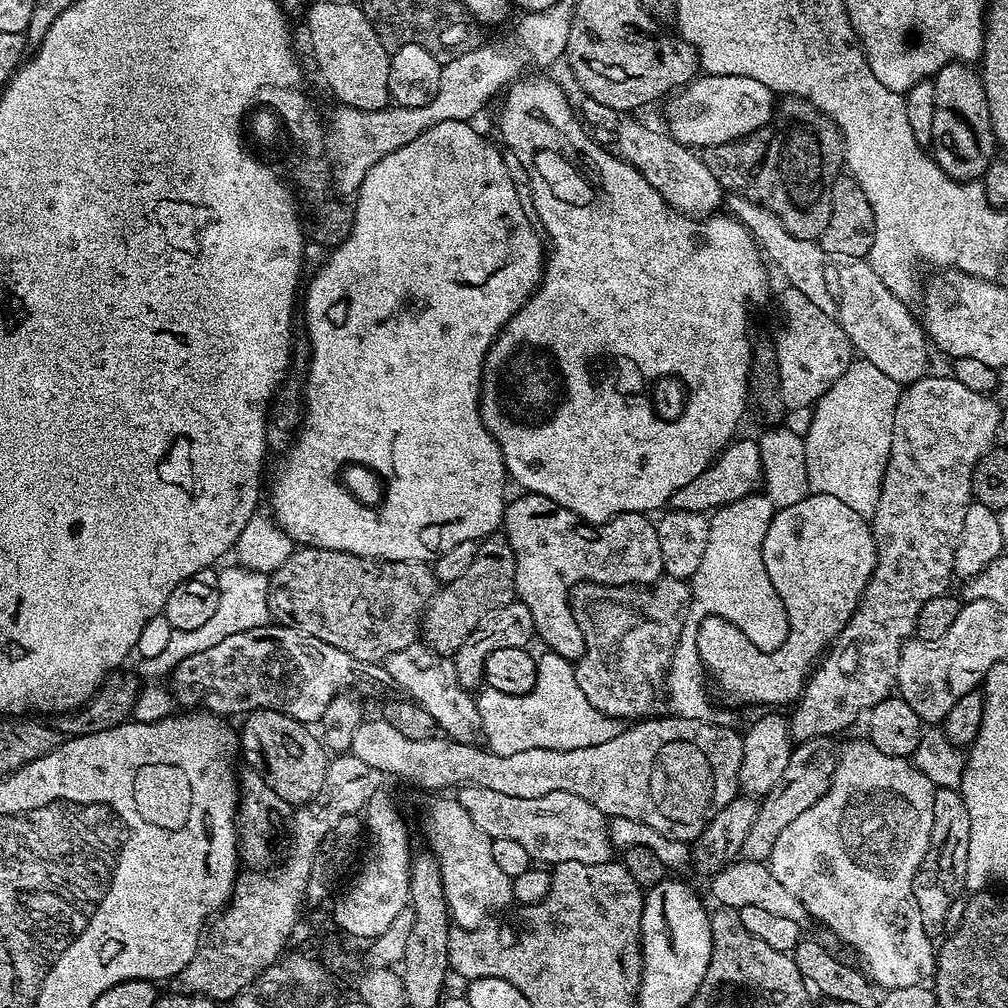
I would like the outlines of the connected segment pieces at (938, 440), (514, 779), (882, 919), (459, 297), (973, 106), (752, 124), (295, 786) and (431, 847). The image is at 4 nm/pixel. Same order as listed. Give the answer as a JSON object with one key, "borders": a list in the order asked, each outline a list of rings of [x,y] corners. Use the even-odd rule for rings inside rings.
{"borders":[[[[945,374],[945,376],[924,375],[920,380],[907,385],[901,391],[897,408],[893,412],[891,426],[892,441],[890,442],[889,458],[886,462],[884,476],[881,478],[881,490],[878,494],[877,508],[870,517],[872,537],[876,539],[876,565],[872,571],[871,578],[868,579],[867,586],[864,587],[864,592],[860,596],[860,601],[854,610],[854,614],[848,619],[846,626],[840,630],[840,635],[836,637],[834,643],[827,649],[823,659],[815,665],[814,671],[809,675],[804,685],[803,692],[800,693],[799,700],[795,701],[794,707],[791,709],[791,711],[793,710],[792,716],[789,715],[787,717],[788,734],[793,741],[813,740],[814,738],[822,738],[823,736],[836,738],[836,735],[843,728],[850,727],[859,716],[861,719],[872,705],[882,702],[887,696],[893,695],[896,688],[896,670],[900,661],[900,652],[916,631],[918,610],[922,610],[922,606],[926,602],[930,602],[930,598],[938,598],[945,595],[949,591],[948,583],[954,580],[954,573],[952,571],[952,567],[954,566],[954,550],[958,546],[958,538],[962,534],[962,521],[966,518],[966,510],[968,509],[968,505],[973,503],[974,500],[972,497],[971,480],[975,464],[997,443],[996,427],[1000,424],[1000,408],[992,399],[991,395],[979,392],[978,390],[970,390],[970,386],[962,386],[962,382],[958,382],[955,376],[951,374]]],[[[671,714],[660,716],[657,720],[643,720],[641,719],[639,722],[636,722],[641,722],[641,724],[633,723],[631,726],[628,726],[633,726],[633,728],[625,727],[617,736],[610,738],[606,742],[598,742],[598,746],[582,746],[578,750],[518,750],[518,754],[500,756],[496,752],[489,752],[487,747],[454,743],[440,734],[411,740],[410,738],[403,737],[402,734],[398,734],[398,730],[394,730],[394,726],[390,726],[382,718],[376,718],[376,720],[368,718],[363,723],[360,723],[357,730],[354,731],[350,752],[351,755],[358,757],[362,762],[366,762],[366,766],[376,769],[377,773],[384,774],[384,772],[390,772],[394,776],[401,776],[402,779],[409,780],[416,788],[453,788],[453,790],[456,790],[461,786],[467,786],[469,788],[481,788],[482,790],[495,790],[498,794],[510,794],[510,798],[542,798],[542,794],[565,792],[566,794],[574,794],[578,798],[582,798],[590,806],[597,808],[605,818],[613,816],[617,816],[618,818],[634,818],[638,822],[650,826],[650,830],[662,834],[668,840],[695,841],[702,834],[704,827],[714,818],[714,814],[718,814],[718,810],[722,810],[738,795],[742,746],[744,745],[741,733],[739,731],[736,733],[732,729],[732,726],[714,724],[707,720],[691,720],[690,718],[682,718],[681,716],[673,716]]],[[[868,739],[848,740],[844,745],[839,745],[836,753],[836,768],[833,770],[832,781],[827,790],[818,798],[810,810],[798,814],[782,834],[778,834],[778,842],[774,842],[774,850],[769,854],[766,861],[768,869],[778,878],[778,882],[786,888],[798,902],[802,902],[805,913],[809,917],[821,920],[830,931],[836,932],[836,936],[844,944],[849,944],[854,951],[860,955],[859,963],[866,969],[867,975],[873,984],[881,989],[901,988],[902,986],[914,986],[924,984],[925,981],[936,971],[937,949],[932,948],[932,940],[928,937],[928,932],[924,929],[926,916],[920,913],[920,904],[916,901],[917,893],[914,891],[912,883],[916,877],[916,871],[920,869],[922,858],[926,858],[928,847],[932,841],[932,827],[934,826],[934,786],[916,769],[915,763],[911,759],[903,756],[891,756],[882,754]]],[[[463,120],[438,122],[438,126],[418,134],[414,142],[406,142],[400,150],[374,162],[354,197],[356,208],[354,204],[352,227],[327,253],[320,267],[312,272],[308,293],[305,296],[303,293],[302,308],[304,304],[312,361],[308,364],[308,380],[306,376],[302,384],[303,417],[292,444],[292,472],[273,474],[270,510],[277,527],[297,545],[342,550],[355,556],[369,556],[371,560],[432,562],[459,543],[479,542],[503,525],[506,507],[504,459],[498,442],[494,442],[480,417],[480,373],[484,371],[484,355],[504,329],[504,323],[525,304],[540,283],[546,252],[542,238],[535,234],[518,202],[505,153],[490,141],[483,140],[472,126]],[[372,476],[376,484],[368,484]]],[[[947,64],[936,73],[934,86],[934,126],[930,155],[935,164],[950,178],[961,182],[976,182],[992,165],[998,149],[992,133],[990,110],[986,106],[986,90],[975,67]]],[[[697,75],[692,83],[679,89],[667,104],[667,133],[693,150],[711,150],[720,144],[731,144],[733,140],[757,135],[760,128],[772,122],[774,114],[768,88],[749,76]]],[[[261,708],[249,711],[247,716],[242,728],[238,730],[238,748],[241,757],[244,756],[251,768],[260,776],[263,784],[282,801],[292,804],[291,806],[308,804],[322,788],[328,761],[327,752],[318,744],[318,740],[314,738],[307,725],[298,723],[288,715]]],[[[436,800],[424,808],[424,836],[428,839],[427,851],[436,857],[442,886],[444,887],[444,901],[448,904],[448,914],[451,923],[460,930],[476,930],[480,924],[495,908],[500,908],[508,903],[513,903],[512,881],[496,866],[491,854],[492,841],[483,836],[474,822],[465,814],[464,809],[452,804],[448,800]]]]}

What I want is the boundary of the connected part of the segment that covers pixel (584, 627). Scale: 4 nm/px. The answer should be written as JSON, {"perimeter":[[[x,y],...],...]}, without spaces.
{"perimeter":[[[661,578],[651,586],[578,584],[572,589],[572,612],[576,615],[576,621],[584,635],[584,652],[575,661],[574,671],[578,686],[582,694],[586,694],[590,706],[597,708],[602,715],[621,722],[631,721],[644,714],[639,712],[646,711],[665,687],[668,667],[684,625],[684,618],[690,612],[690,599],[689,581],[671,578]]]}

